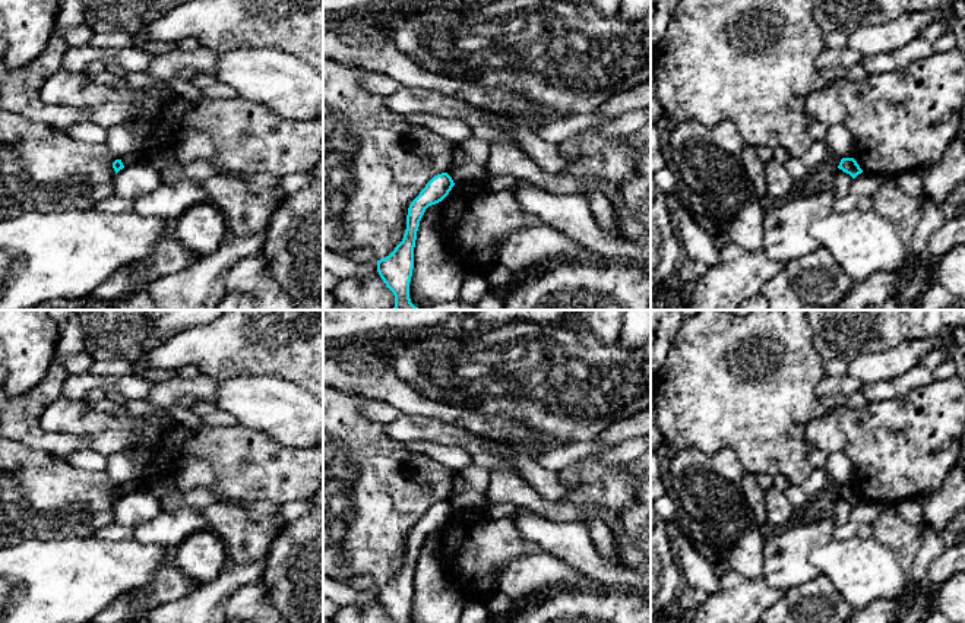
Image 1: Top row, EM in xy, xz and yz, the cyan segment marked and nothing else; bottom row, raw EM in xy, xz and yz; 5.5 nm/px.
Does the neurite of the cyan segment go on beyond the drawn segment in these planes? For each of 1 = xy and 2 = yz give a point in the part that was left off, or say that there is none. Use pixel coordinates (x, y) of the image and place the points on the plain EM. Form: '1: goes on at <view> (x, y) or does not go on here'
1: does not go on here
2: does not go on here

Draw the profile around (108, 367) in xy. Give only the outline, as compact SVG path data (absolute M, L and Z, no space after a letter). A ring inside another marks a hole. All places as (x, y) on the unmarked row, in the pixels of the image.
M104 360L94 361L89 373L104 377L133 376L136 379L146 379L149 382L167 382L178 376L177 370L152 369L143 374L136 376L133 363L126 360Z

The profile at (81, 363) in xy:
M88 352L75 354L66 358L64 366L70 374L88 373L94 358Z

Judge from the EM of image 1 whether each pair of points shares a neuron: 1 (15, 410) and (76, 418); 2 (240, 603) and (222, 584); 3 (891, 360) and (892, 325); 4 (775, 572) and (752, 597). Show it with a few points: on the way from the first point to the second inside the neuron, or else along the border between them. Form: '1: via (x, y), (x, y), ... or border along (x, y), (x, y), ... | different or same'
1: border along (62, 395), (44, 408), (41, 426), (69, 435) | different
2: border along (259, 578), (241, 585), (224, 607) | different
3: border along (924, 338), (907, 338), (888, 350), (857, 356) | different
4: border along (762, 575), (771, 587), (787, 590) | different

